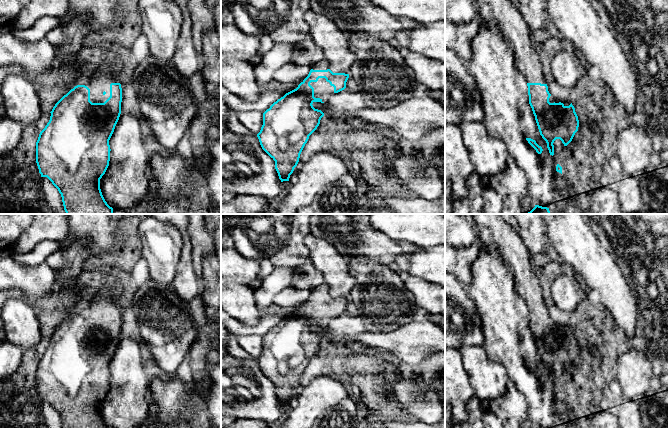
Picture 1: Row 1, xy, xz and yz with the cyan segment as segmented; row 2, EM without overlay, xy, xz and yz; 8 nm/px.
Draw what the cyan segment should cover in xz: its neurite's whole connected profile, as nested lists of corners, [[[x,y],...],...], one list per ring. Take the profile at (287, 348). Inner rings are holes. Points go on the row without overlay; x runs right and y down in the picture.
[[[324,283],[311,291],[308,300],[298,311],[274,326],[263,337],[263,349],[257,358],[262,373],[275,385],[281,406],[289,405],[309,360],[317,353],[324,337],[313,331],[314,326],[328,327],[328,321],[346,312],[349,298],[333,297]]]

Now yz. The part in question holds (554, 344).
[[[470,214],[476,239],[500,254],[505,266],[512,274],[517,295],[524,300],[532,332],[540,359],[547,367],[550,379],[554,379],[554,365],[560,363],[567,370],[578,355],[579,344],[572,327],[565,330],[556,324],[548,315],[539,279],[532,271],[530,253],[516,229],[510,226],[500,214]]]

